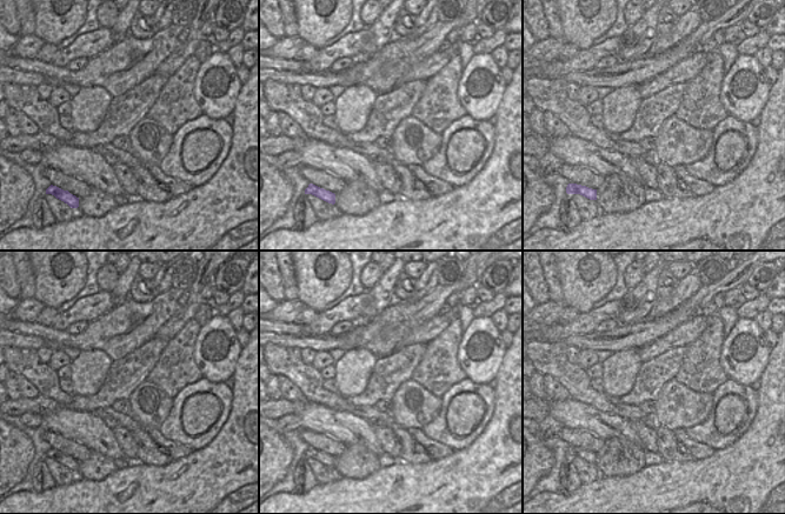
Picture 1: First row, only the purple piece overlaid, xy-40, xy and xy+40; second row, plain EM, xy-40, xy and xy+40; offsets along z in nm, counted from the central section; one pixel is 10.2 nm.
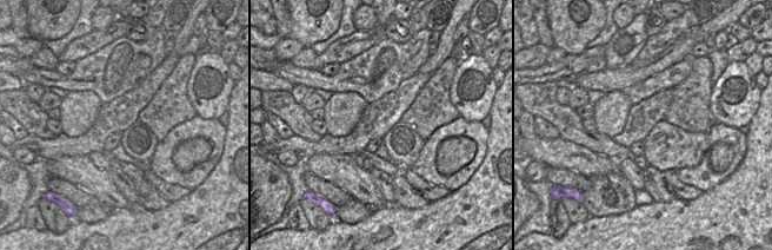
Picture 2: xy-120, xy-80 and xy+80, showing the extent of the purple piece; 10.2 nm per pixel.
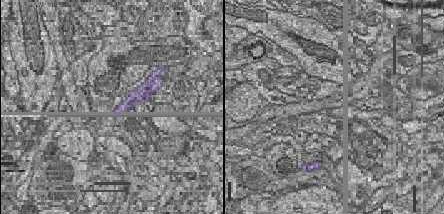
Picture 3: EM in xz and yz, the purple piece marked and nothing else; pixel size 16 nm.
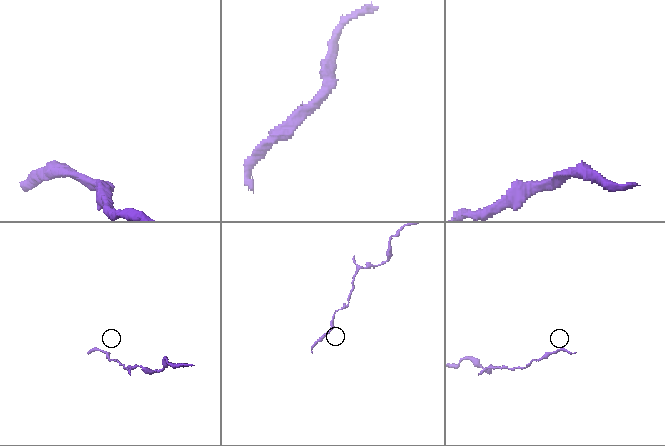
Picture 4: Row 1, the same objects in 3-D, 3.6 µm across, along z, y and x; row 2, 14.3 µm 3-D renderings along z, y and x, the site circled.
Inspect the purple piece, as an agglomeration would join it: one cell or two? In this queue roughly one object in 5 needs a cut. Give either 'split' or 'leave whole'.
leave whole

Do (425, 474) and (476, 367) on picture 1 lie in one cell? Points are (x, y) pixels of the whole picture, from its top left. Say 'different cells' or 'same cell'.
different cells

